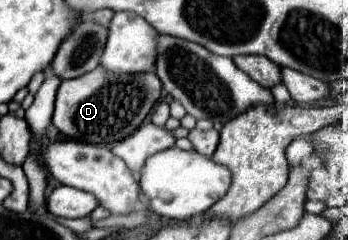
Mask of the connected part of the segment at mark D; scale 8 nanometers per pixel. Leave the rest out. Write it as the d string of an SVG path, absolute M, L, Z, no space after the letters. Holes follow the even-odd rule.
M103 66L89 74L73 80L63 80L57 90L53 124L65 136L89 142L89 144L111 144L129 138L143 120L149 116L161 96L161 80L155 72L145 74L109 74ZM117 116L117 126L115 126Z

